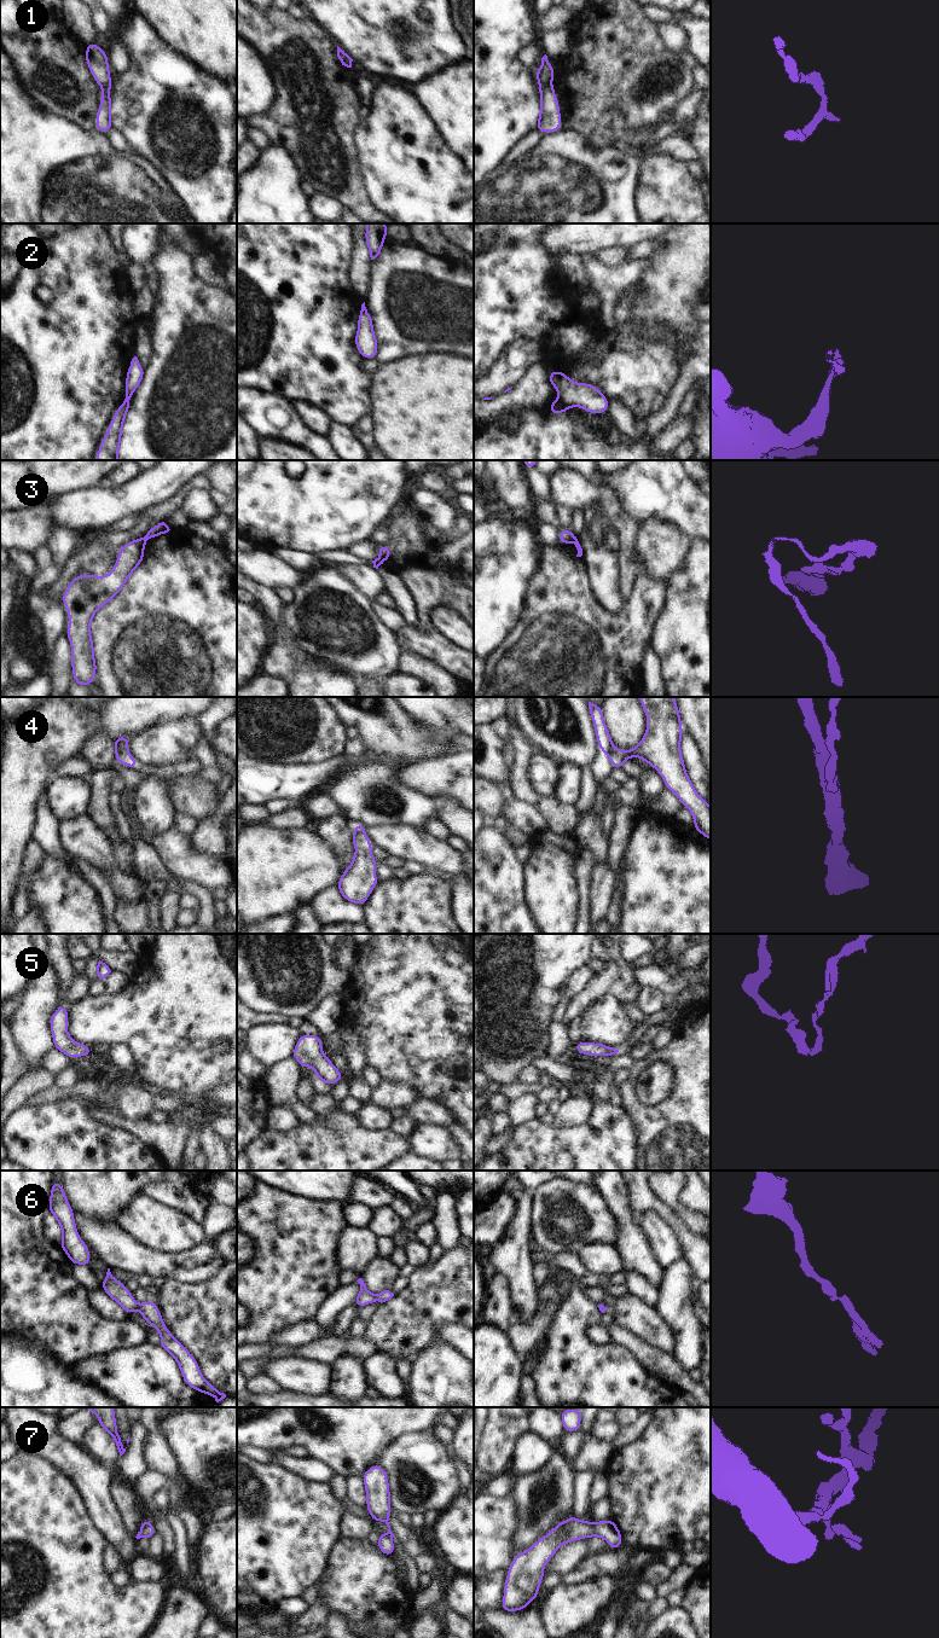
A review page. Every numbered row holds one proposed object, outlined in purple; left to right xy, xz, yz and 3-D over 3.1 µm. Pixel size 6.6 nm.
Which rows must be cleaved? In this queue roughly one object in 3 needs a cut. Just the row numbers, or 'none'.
1, 2, 3, 4

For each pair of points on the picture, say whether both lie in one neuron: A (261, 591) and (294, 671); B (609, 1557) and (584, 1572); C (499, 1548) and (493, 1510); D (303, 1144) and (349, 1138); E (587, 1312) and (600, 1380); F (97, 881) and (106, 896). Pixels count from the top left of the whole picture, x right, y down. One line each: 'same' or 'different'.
A: same
B: same
C: same
D: same
E: same
F: same

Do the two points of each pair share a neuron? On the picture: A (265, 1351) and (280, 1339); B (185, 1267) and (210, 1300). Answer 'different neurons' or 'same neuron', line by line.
A: different neurons
B: different neurons

